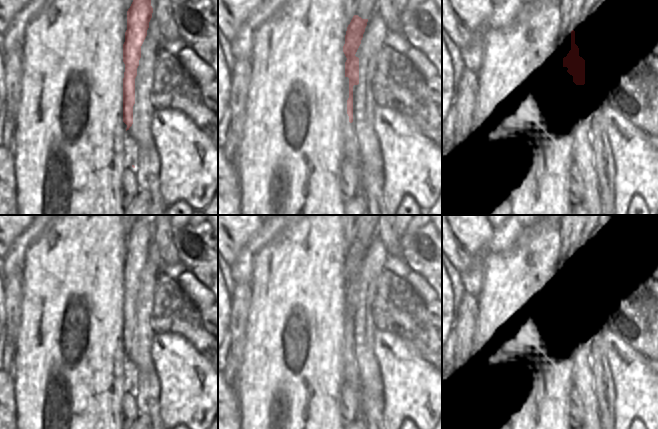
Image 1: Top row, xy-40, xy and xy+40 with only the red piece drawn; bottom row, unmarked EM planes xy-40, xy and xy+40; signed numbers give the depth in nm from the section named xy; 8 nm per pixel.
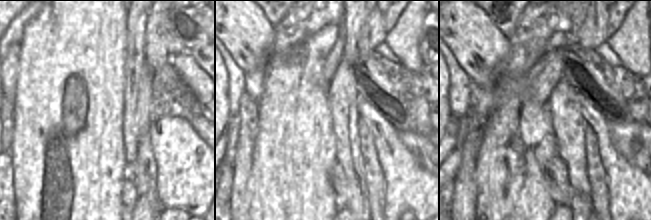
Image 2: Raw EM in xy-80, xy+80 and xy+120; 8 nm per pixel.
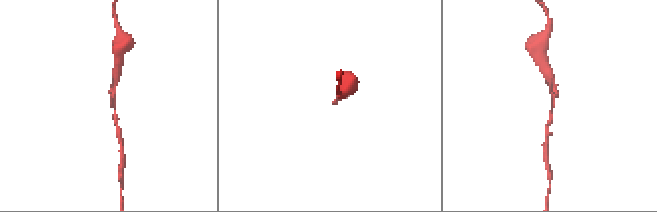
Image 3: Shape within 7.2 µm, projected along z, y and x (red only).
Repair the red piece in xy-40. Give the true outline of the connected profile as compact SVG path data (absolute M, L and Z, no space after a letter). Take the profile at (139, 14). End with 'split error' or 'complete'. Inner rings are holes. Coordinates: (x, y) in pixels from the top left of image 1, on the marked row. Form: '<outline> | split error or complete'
M133 0L127 11L127 30L123 44L123 122L127 125L126 131L133 124L135 78L141 58L141 46L147 36L152 13L151 0Z | complete

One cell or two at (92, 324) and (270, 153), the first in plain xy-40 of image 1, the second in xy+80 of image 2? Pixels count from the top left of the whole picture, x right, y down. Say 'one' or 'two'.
one

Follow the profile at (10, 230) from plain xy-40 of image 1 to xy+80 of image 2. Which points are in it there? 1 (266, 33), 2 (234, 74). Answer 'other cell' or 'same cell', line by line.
1: same cell
2: other cell

